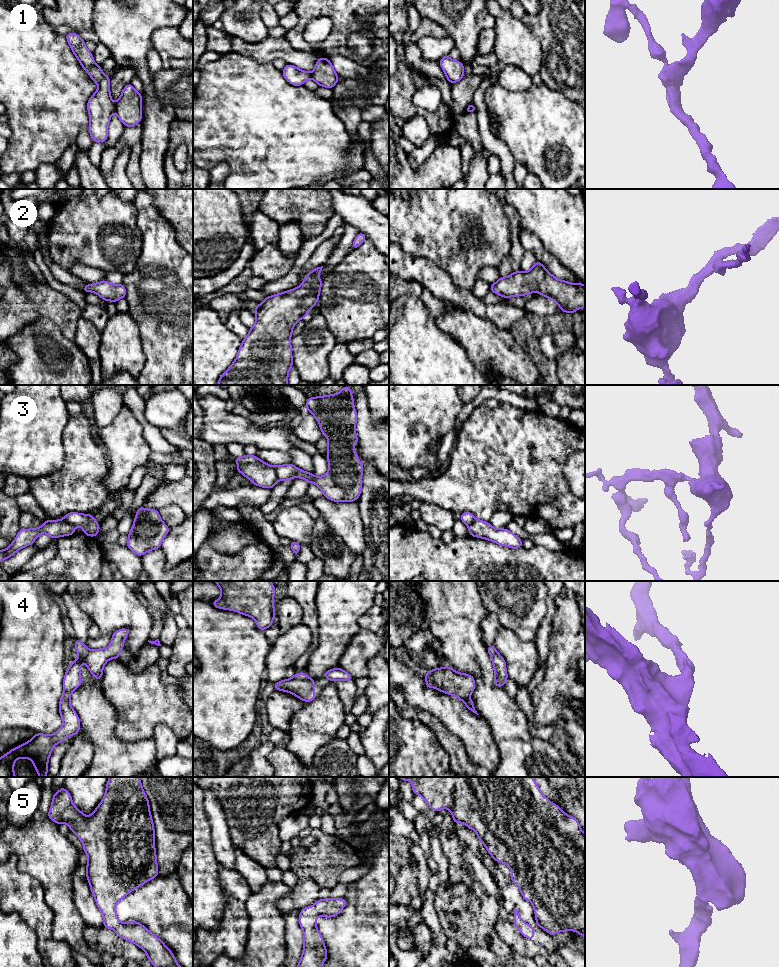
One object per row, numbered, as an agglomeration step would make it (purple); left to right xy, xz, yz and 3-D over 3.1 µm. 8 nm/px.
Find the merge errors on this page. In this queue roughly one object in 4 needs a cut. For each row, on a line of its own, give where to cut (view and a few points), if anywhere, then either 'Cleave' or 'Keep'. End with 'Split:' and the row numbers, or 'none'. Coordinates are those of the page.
1: Split along xy (115, 103), (113, 111). Cleave
2: No split. Keep
3: Split along xz (239, 464), (268, 464), (273, 468), (280, 480). Cleave
4: No split. Keep
5: No split. Keep
Split: 1, 3

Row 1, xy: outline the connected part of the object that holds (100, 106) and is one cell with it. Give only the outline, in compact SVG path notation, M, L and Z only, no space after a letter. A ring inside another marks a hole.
M75 32L64 35L72 52L95 83L97 91L89 98L87 109L90 117L89 133L93 142L105 142L108 138L107 127L111 114L115 110L115 103L110 94L110 78L98 66L93 54L87 49L85 41Z

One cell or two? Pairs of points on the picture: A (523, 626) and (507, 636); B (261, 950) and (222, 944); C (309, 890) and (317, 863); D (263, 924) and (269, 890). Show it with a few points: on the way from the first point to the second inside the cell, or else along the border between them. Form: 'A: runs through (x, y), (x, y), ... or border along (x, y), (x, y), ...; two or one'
A: border along (501, 624), (510, 629), (521, 640), (533, 642); two
B: border along (249, 924), (245, 952), (242, 956); two
C: border along (298, 876), (310, 878), (319, 888); two
D: runs through (263, 916), (263, 902), (266, 898); one

